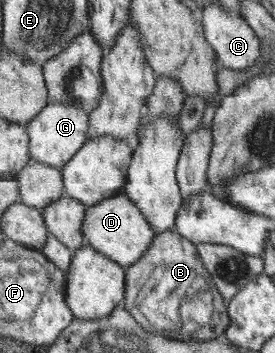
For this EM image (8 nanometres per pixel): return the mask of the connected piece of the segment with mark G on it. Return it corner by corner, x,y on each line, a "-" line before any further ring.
50,102
41,114
29,122
27,129
30,135
32,157
62,171
67,162
75,157
75,154
82,149
89,139
90,113
83,107
57,105

